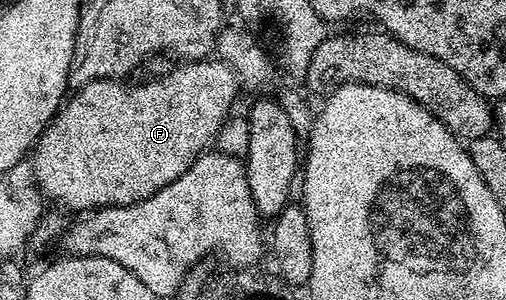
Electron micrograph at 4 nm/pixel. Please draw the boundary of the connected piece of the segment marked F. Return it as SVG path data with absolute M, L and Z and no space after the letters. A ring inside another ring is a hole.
M206 58L203 60L195 60L192 62L181 62L178 68L173 68L169 73L166 74L162 80L149 80L146 84L125 84L129 82L122 82L120 79L115 80L96 80L95 82L91 82L87 86L83 86L82 88L76 89L62 103L61 109L53 115L53 120L50 124L46 126L43 130L43 134L39 139L37 139L37 143L31 152L31 163L33 166L33 176L37 179L37 189L41 191L42 197L46 201L54 200L54 205L60 206L62 209L68 210L70 208L71 211L77 212L76 214L88 214L99 208L112 208L114 204L134 204L135 202L139 202L140 200L146 200L147 198L151 198L155 195L159 190L163 190L163 186L167 186L171 182L175 182L175 178L179 178L183 174L187 174L187 170L191 170L191 166L195 161L198 160L201 156L205 155L207 149L216 141L217 135L219 134L219 130L225 124L226 120L230 119L231 113L225 108L225 64L219 58Z

